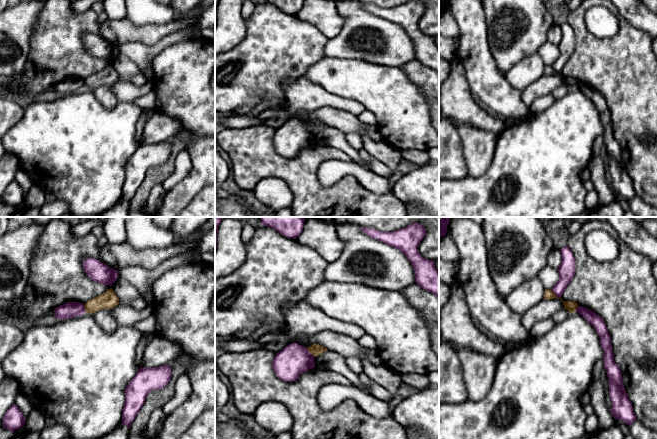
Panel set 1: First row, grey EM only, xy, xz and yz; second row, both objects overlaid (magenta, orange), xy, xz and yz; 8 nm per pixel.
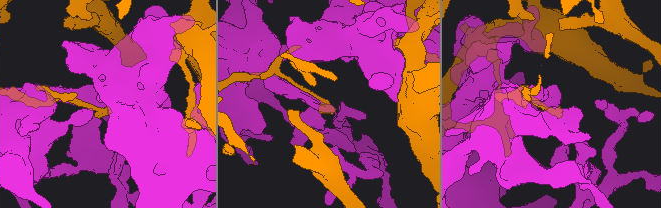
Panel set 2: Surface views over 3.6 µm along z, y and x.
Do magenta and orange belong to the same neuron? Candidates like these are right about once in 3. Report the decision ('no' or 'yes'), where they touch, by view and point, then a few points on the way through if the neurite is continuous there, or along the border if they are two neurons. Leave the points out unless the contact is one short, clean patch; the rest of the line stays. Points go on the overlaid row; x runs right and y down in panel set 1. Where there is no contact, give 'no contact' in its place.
no; contact xz (308, 352)

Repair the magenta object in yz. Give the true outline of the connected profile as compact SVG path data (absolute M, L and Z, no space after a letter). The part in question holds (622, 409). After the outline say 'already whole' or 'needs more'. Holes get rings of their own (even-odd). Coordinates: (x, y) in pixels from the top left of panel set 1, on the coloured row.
M578 306L575 312L582 315L595 328L600 338L600 344L604 351L604 368L609 382L609 395L612 401L611 413L614 418L620 419L630 426L636 420L636 416L623 385L621 370L614 361L611 338L606 324L599 315L585 307Z; already whole

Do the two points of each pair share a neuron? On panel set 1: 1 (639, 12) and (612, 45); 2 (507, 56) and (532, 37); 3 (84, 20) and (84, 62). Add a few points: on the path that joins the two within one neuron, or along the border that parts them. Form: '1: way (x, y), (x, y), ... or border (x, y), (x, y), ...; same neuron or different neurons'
1: border (617, 10), (631, 24), (646, 32); different neurons
2: way (513, 50), (526, 37); same neuron
3: way (77, 30), (77, 52); same neuron

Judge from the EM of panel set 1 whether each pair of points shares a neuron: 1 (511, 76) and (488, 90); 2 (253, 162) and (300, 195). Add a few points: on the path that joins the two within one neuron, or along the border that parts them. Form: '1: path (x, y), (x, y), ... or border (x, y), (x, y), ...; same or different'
1: border (504, 74), (505, 78), (520, 92); different
2: path (266, 162), (278, 166), (294, 182); same

